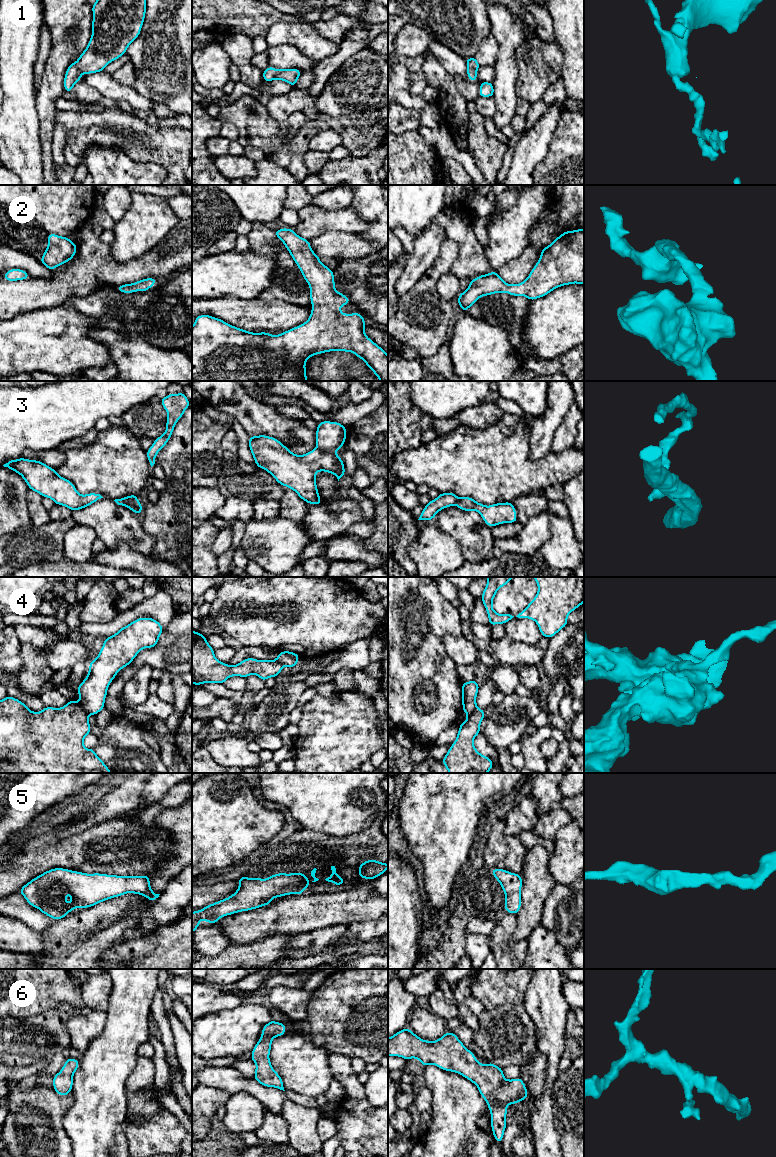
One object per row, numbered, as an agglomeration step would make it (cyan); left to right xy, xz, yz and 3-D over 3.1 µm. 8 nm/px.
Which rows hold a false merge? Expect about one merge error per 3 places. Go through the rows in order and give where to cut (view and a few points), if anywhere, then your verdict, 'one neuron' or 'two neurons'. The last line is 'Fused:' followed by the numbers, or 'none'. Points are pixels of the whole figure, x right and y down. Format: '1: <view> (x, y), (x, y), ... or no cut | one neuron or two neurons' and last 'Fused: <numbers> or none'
1: no cut | one neuron
2: no cut | one neuron
3: xz (317, 447), (323, 450), (334, 451) | two neurons
4: xy (77, 702), (88, 714) | two neurons
5: no cut | one neuron
6: no cut | one neuron
Fused: 3, 4

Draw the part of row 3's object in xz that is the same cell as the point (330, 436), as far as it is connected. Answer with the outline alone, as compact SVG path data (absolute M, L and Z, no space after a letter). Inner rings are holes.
M318 422L316 430L316 447L324 451L342 449L346 441L346 432L347 428L339 422Z

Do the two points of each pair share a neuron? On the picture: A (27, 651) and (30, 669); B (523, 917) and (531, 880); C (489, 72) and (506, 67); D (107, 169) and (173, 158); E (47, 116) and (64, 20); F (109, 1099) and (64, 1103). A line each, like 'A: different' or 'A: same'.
A: same
B: same
C: different
D: different
E: same
F: different

